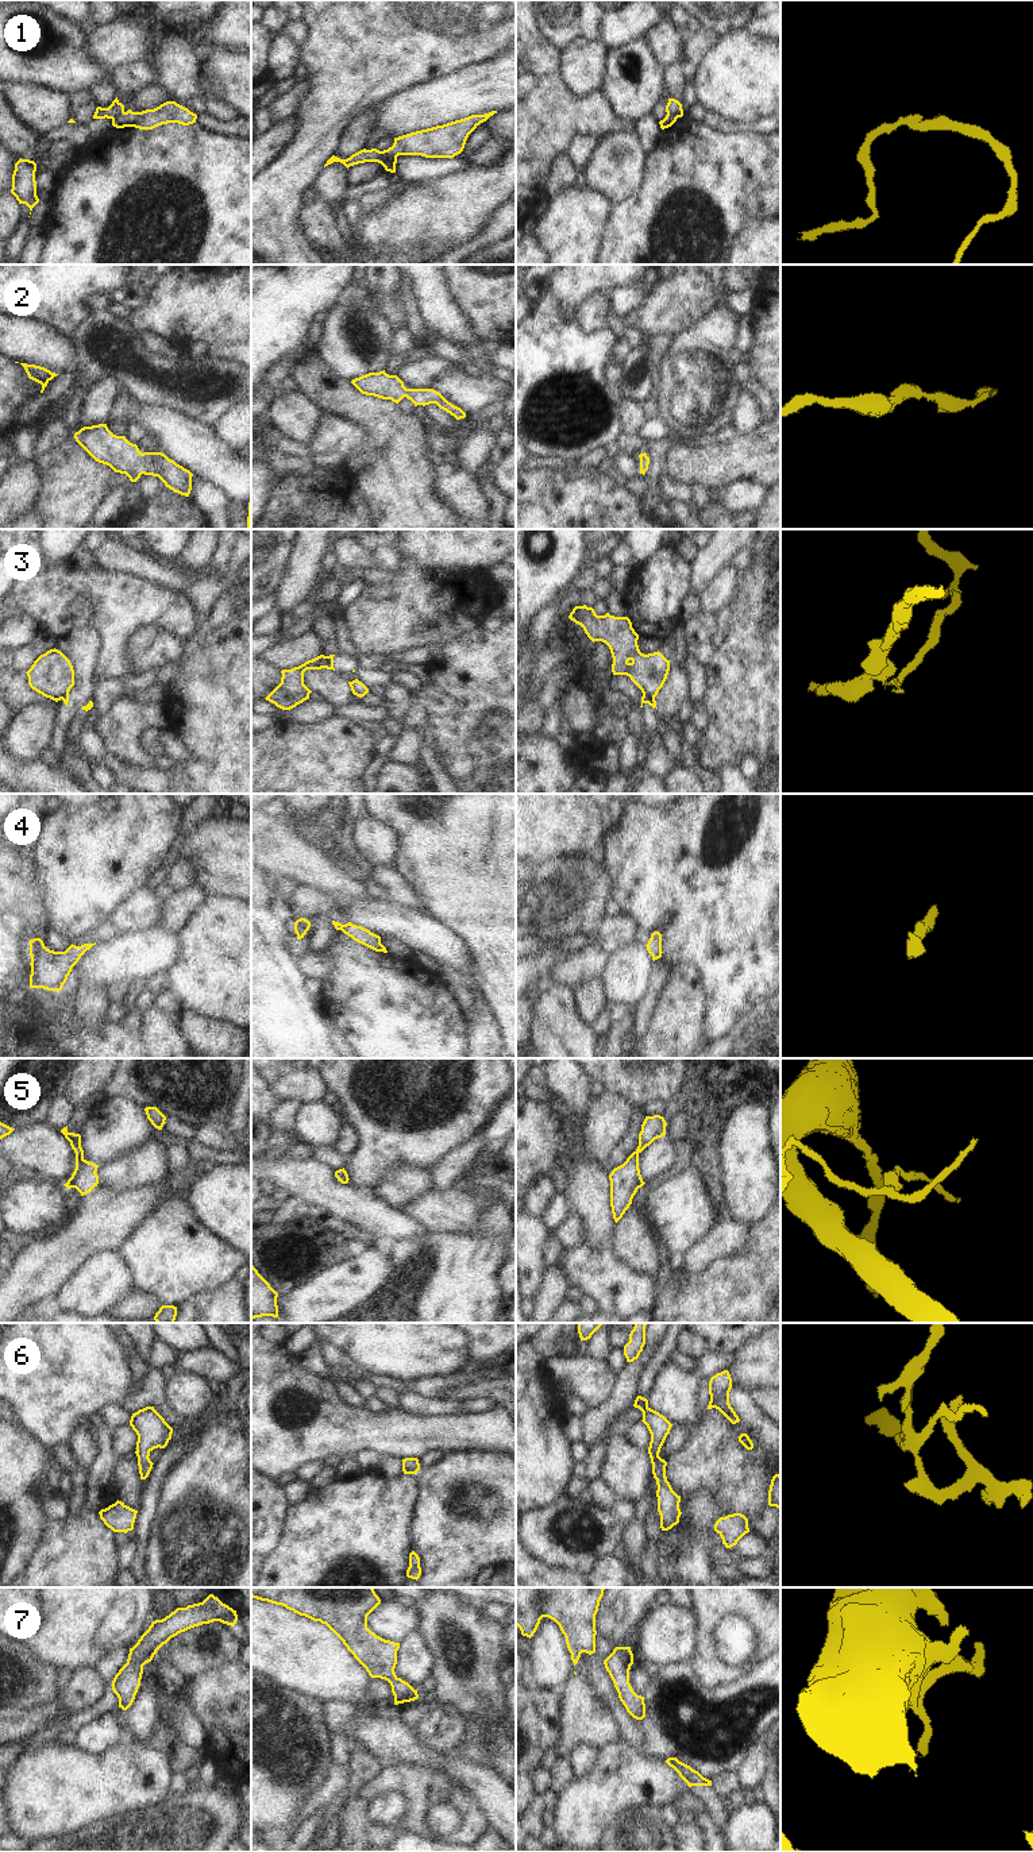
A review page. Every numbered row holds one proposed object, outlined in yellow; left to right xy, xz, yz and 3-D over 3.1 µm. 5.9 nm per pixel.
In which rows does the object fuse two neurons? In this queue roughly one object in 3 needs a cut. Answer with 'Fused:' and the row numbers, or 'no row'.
Fused: 1, 3

